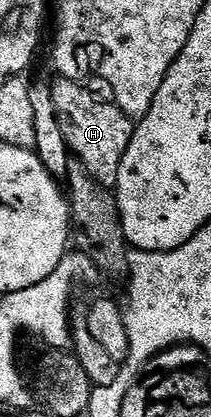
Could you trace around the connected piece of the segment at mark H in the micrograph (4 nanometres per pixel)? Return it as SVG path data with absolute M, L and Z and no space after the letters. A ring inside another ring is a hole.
M62 76L56 79L51 82L53 104L61 120L61 132L68 150L85 167L89 176L97 180L97 184L114 188L117 184L117 172L121 172L121 160L135 135L136 123L114 101L102 102L101 99L94 98L83 87L86 85L82 81Z

